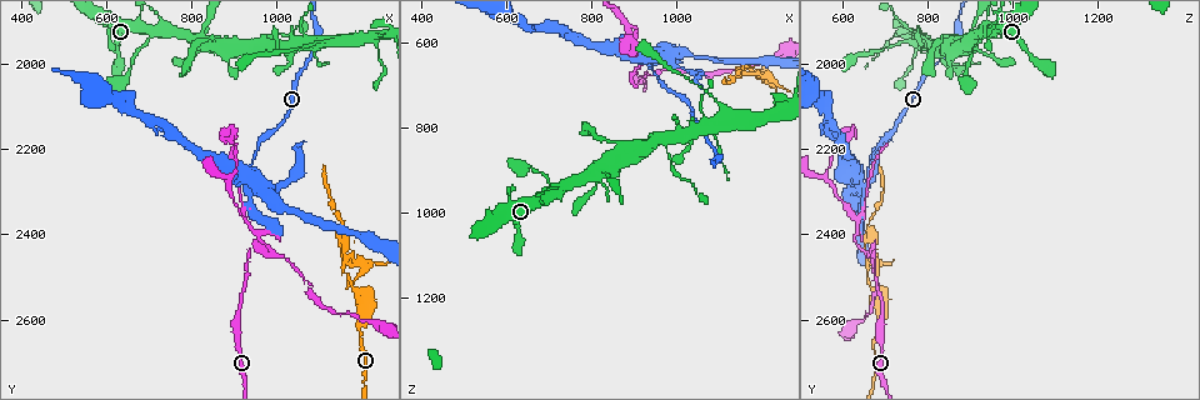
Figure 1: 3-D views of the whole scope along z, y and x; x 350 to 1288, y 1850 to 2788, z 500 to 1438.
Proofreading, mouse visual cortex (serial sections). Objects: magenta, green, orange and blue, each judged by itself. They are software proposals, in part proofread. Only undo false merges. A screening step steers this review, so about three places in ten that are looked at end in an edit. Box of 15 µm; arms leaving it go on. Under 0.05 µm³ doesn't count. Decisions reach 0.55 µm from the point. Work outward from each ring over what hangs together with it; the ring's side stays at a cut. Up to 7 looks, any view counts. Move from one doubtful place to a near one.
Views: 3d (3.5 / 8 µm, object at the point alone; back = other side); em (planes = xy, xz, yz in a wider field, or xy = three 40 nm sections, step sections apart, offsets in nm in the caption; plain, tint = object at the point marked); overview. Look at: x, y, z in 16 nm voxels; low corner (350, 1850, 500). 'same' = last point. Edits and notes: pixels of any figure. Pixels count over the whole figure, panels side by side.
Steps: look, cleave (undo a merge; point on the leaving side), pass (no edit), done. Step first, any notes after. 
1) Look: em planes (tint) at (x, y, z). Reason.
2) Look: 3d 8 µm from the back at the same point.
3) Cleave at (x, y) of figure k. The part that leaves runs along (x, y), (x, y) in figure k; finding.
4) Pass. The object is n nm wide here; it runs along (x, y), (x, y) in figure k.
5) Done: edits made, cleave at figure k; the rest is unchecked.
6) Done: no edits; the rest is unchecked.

Look: 3d 3.5 µm at (975, 1960, 830). Narrows sharply.

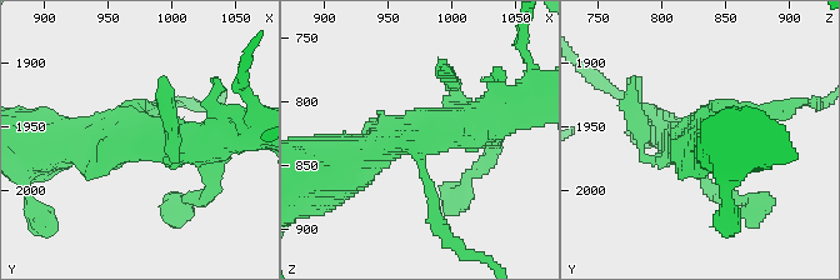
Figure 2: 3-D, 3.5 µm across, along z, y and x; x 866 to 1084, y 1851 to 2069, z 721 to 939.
Look: em xy step 5 (tint) at (980, 1956, 826).

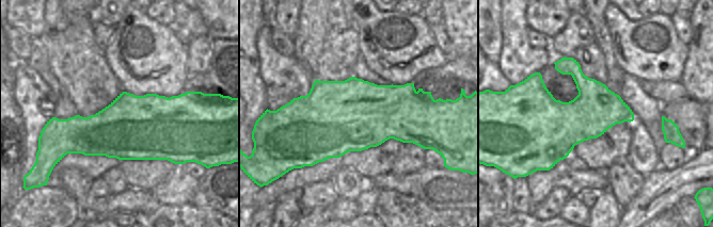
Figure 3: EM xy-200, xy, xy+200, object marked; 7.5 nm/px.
Pass. It runs along (351, 160), (394, 138), (509, 113) in figure 2; all the same cell.

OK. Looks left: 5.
Look: 3d 3.5 µm at (1110, 1950, 780). A fork.

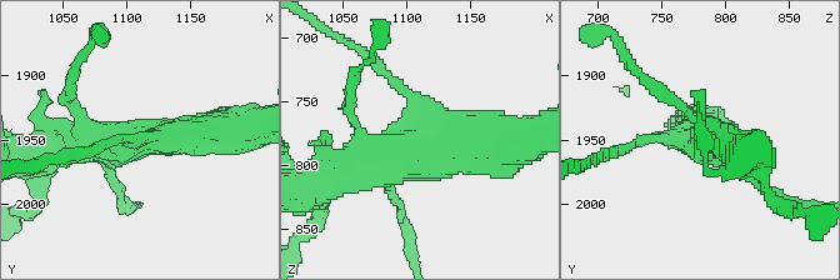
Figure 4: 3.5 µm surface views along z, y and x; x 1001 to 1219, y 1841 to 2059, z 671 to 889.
Look: em xy step 5 (tint) at (1108, 1952, 782). 3 arms meet here; the arms are 150, 450, 500 nm wide.

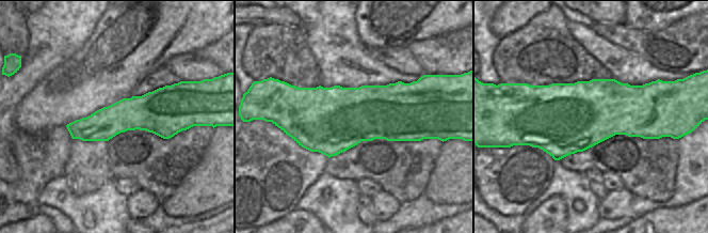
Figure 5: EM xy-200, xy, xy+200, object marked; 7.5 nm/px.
Look: em xy step 3 (tint) at the same point.

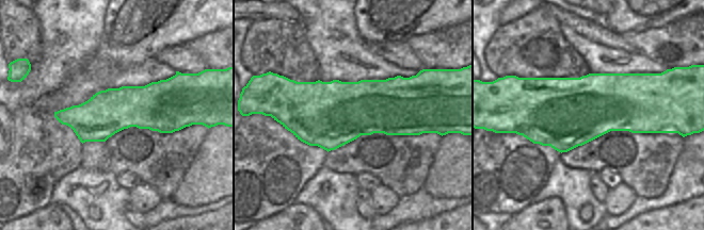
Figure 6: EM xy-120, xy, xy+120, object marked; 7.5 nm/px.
Pass. It runs along (184, 113), (57, 114) in figure 6; all the same cell.

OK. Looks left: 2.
Look: 3d 3.5 µm at (1230, 1940, 770). Three-way junction.

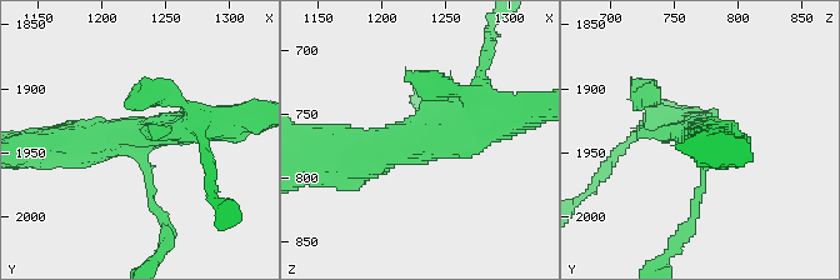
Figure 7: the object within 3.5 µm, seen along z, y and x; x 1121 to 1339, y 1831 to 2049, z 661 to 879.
Look: em planes (tint) at (1230, 1938, 772). Now the EM.

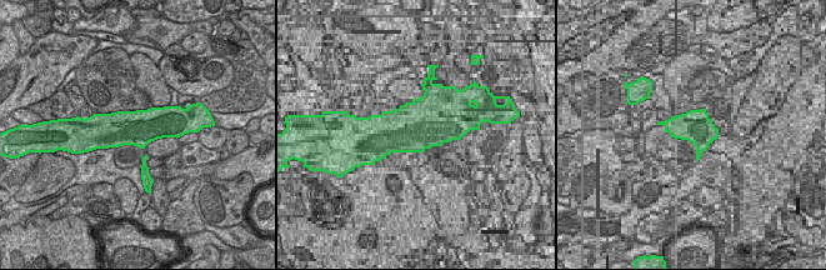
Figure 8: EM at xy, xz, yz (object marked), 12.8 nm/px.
Pass. It runs along (340, 154), (443, 138), (474, 100) in figure 7; all the same cell.

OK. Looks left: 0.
Done: no edits; the rest is unchecked.

